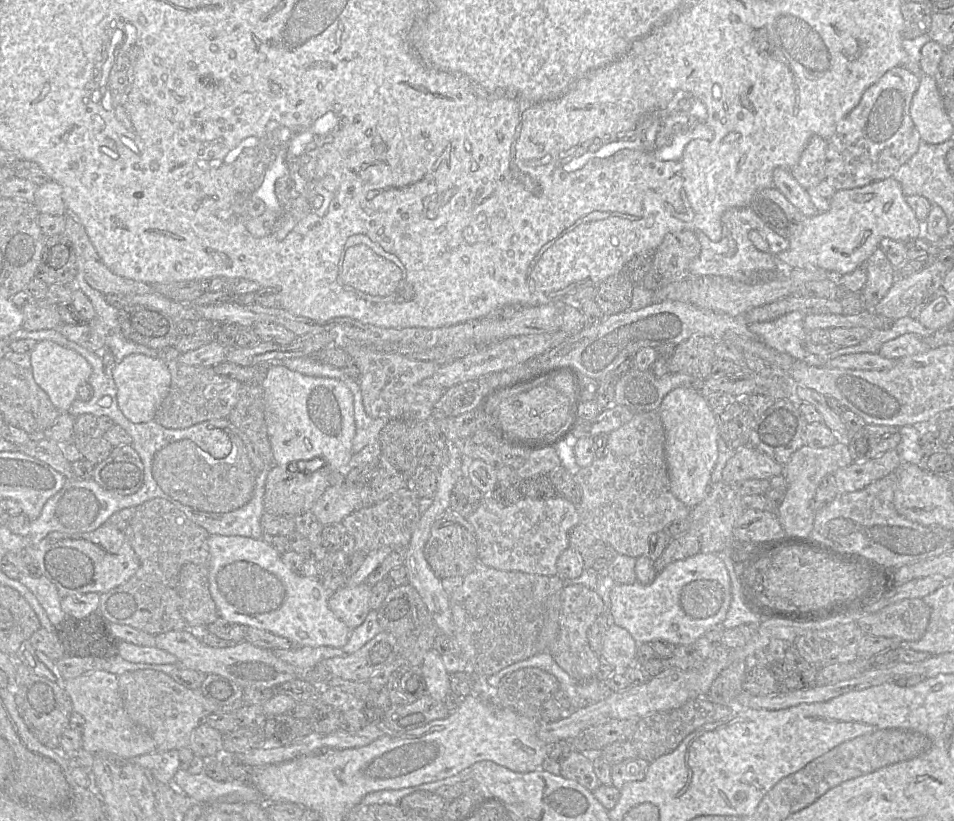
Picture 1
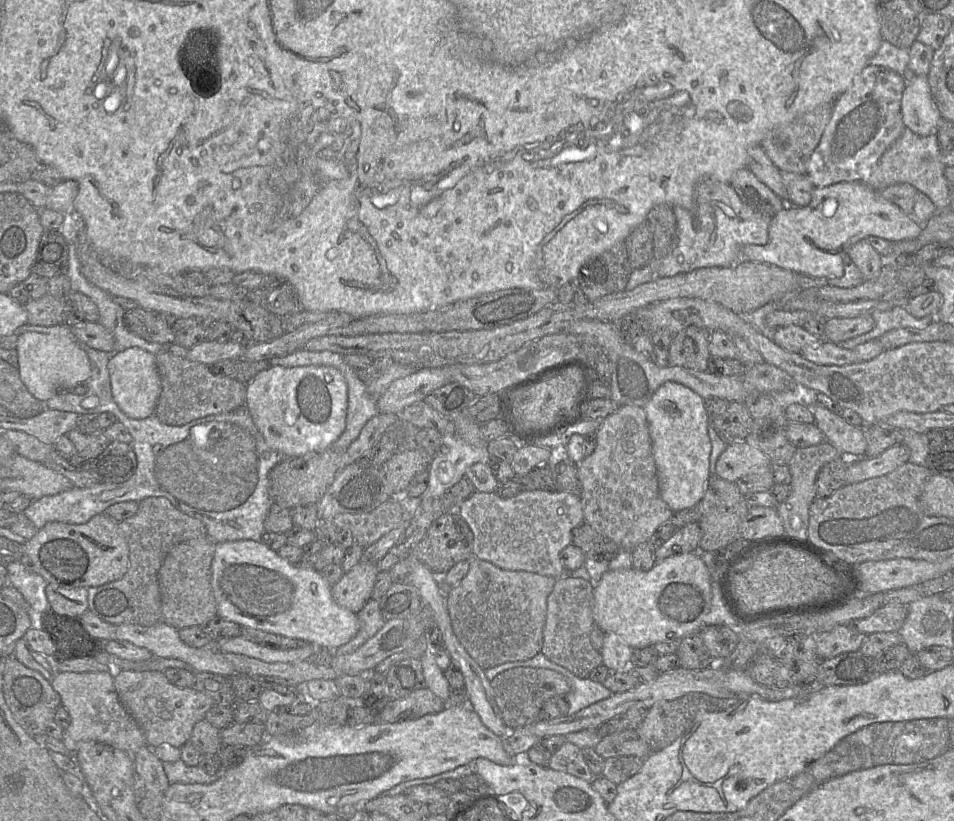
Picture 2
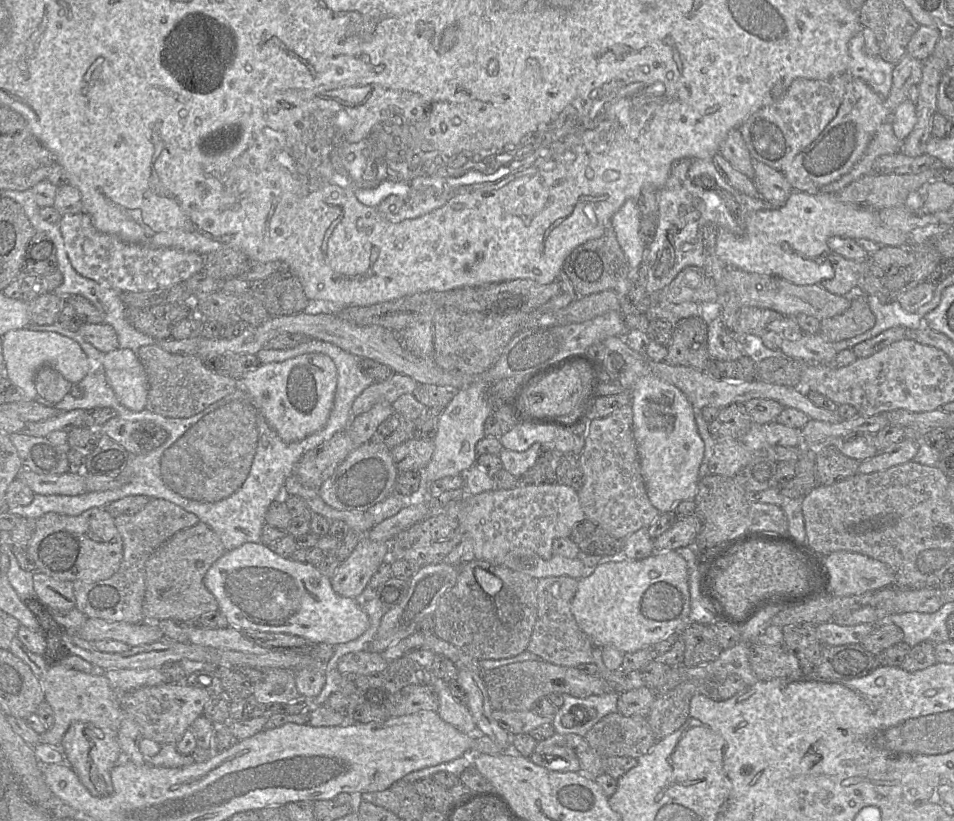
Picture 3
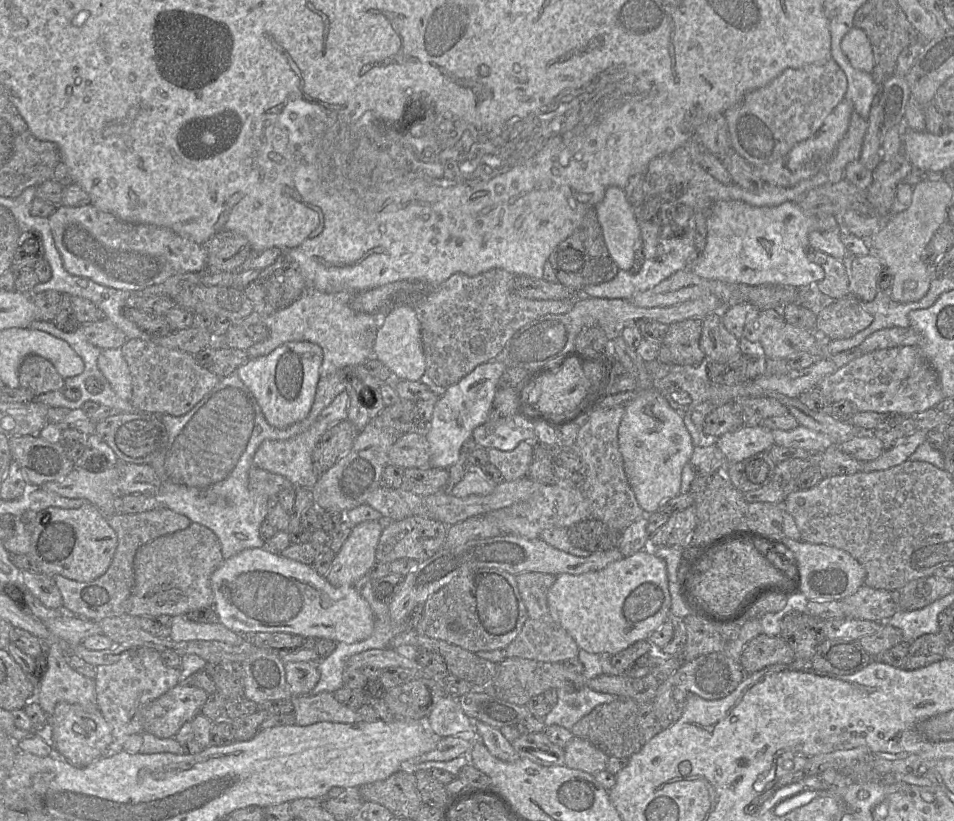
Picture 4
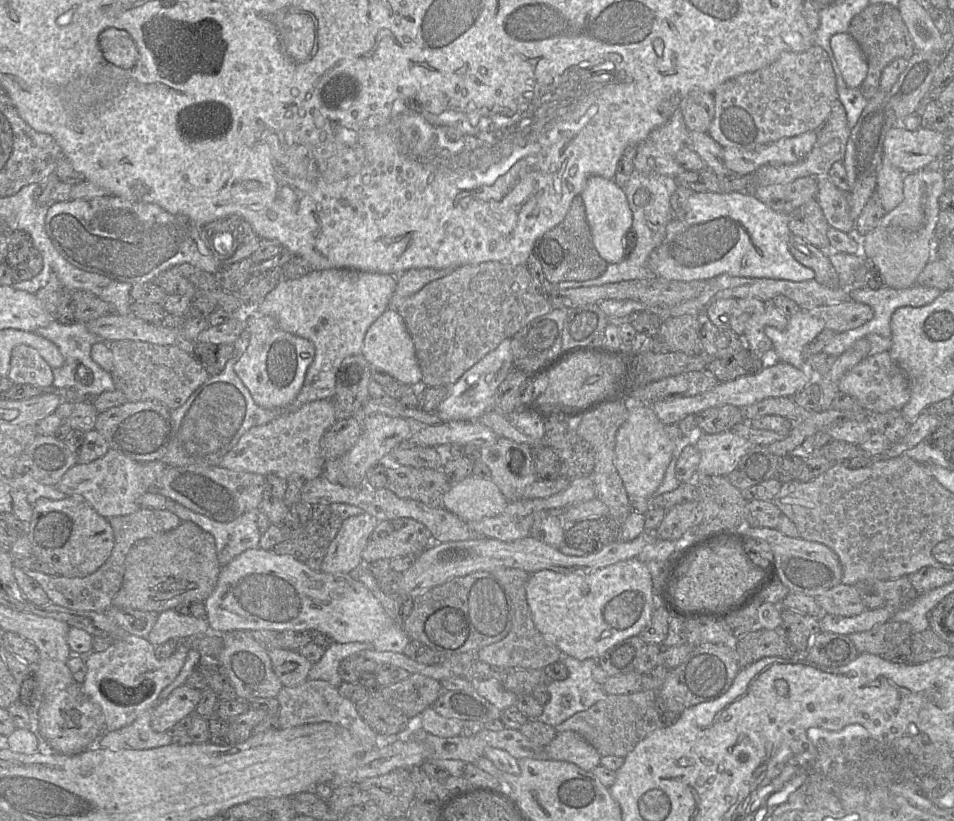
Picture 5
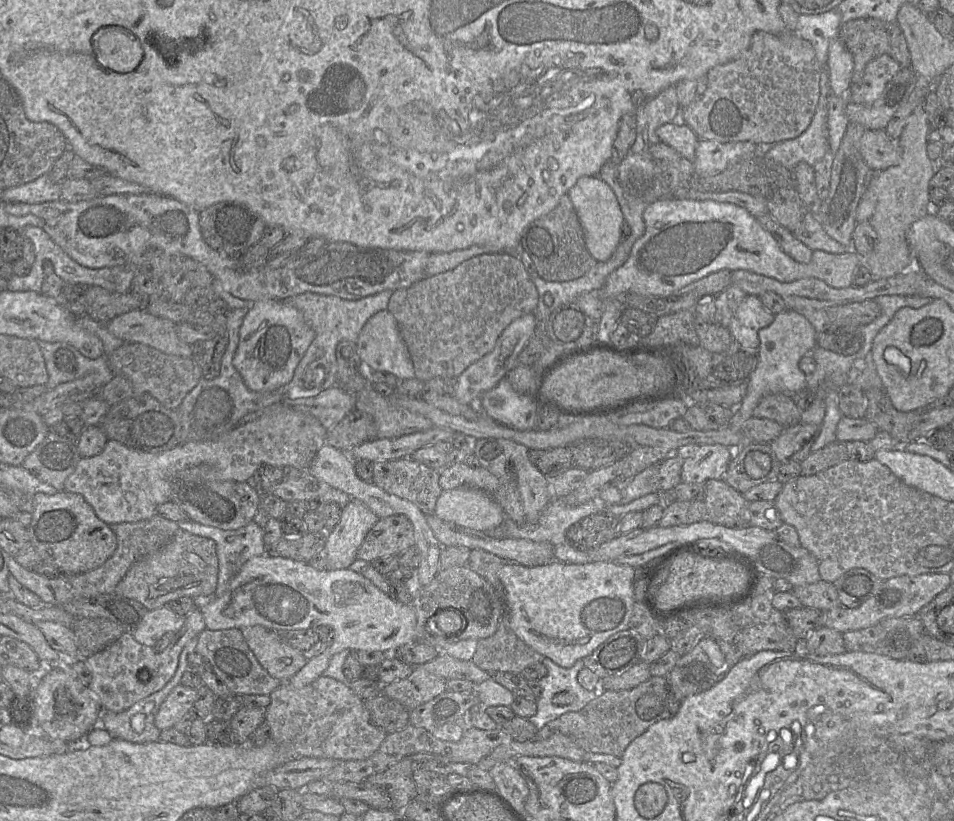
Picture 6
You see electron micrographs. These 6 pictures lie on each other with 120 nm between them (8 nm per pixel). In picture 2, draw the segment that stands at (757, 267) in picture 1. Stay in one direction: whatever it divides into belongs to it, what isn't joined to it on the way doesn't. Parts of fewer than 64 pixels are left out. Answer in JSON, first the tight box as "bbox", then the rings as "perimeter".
{"bbox":[655,179,771,277],"perimeter":[[[704,179],[697,183],[694,194],[694,208],[672,206],[676,217],[676,241],[669,253],[656,262],[655,277],[672,277],[700,268],[733,267],[743,261],[741,249],[744,245],[764,245],[768,242],[771,217],[760,213],[745,203],[735,189],[726,182]]]}

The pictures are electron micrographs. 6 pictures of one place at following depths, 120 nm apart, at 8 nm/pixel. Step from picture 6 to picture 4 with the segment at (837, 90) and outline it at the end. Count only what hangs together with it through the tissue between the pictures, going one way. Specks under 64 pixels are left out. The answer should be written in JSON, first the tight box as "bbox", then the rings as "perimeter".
{"bbox":[841,27,874,73],"perimeter":[[[853,27],[846,33],[841,41],[841,49],[854,68],[872,73],[874,54],[870,40],[862,29]]]}

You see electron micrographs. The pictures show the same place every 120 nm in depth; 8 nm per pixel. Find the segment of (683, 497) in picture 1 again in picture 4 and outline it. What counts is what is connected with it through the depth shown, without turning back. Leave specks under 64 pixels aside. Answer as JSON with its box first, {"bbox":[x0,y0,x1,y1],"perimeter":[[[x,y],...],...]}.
{"bbox":[609,336,694,514],"perimeter":[[[621,336],[610,341],[609,350],[638,382],[636,399],[625,408],[618,428],[618,446],[623,467],[637,503],[647,514],[657,512],[663,502],[680,494],[681,475],[694,450],[690,433],[684,423],[684,414],[674,410],[656,391],[647,364],[629,347]]]}

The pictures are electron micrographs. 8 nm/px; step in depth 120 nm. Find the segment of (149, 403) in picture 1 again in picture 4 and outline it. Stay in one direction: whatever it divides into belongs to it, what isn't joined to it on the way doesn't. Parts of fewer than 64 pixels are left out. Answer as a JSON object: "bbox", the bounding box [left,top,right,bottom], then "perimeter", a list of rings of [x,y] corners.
{"bbox":[98,349,132,401],"perimeter":[[[121,349],[102,350],[98,357],[98,367],[115,393],[124,401],[130,401],[132,379]]]}

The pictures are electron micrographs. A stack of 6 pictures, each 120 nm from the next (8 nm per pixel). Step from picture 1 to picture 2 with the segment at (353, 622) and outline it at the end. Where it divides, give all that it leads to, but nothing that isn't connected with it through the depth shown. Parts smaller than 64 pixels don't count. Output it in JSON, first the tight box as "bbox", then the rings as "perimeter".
{"bbox":[331,561,378,614],"perimeter":[[[360,561],[350,571],[344,573],[331,587],[335,603],[357,614],[372,597],[378,573],[376,564]]]}

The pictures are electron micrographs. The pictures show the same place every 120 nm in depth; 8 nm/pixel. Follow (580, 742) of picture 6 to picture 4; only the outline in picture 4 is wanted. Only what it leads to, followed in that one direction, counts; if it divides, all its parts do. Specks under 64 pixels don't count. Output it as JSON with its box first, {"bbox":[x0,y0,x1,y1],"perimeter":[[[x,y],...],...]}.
{"bbox":[570,697,661,758],"perimeter":[[[617,697],[610,703],[596,706],[570,731],[574,736],[588,740],[609,757],[629,758],[661,730],[652,701],[638,702],[630,697]]]}

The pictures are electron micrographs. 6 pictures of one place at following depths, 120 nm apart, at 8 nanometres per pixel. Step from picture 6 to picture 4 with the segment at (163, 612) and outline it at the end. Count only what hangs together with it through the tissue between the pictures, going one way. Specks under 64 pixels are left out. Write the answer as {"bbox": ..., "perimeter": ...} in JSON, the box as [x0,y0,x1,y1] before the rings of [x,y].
{"bbox":[171,615,242,645],"perimeter":[[[183,615],[172,617],[171,634],[173,641],[216,640],[231,645],[242,642],[242,635],[231,631],[221,623],[196,623]]]}

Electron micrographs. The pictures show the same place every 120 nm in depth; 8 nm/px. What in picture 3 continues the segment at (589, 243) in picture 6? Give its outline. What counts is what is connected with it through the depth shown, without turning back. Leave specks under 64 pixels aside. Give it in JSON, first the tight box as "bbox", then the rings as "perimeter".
{"bbox":[611,199,645,268],"perimeter":[[[628,199],[611,219],[611,226],[630,268],[639,267],[645,256],[645,243],[641,238],[641,217],[635,200]]]}

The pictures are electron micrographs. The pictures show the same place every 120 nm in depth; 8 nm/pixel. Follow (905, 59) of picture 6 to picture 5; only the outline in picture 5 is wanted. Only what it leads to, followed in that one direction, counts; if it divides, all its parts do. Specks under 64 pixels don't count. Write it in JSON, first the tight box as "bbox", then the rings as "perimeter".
{"bbox":[848,3,914,99],"perimeter":[[[886,3],[868,4],[863,11],[852,18],[848,33],[859,44],[868,64],[867,76],[859,89],[866,99],[872,99],[880,90],[883,69],[897,58],[909,60],[914,55],[912,37],[898,8]]]}

